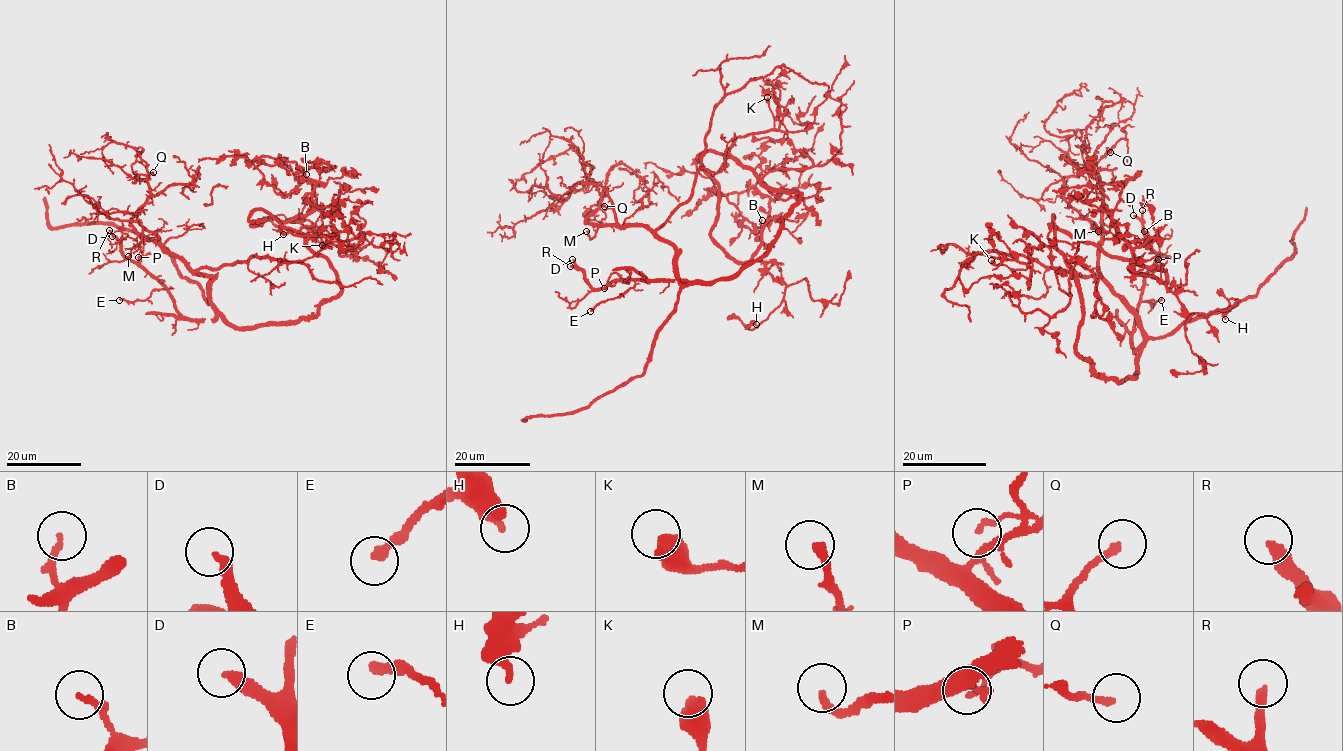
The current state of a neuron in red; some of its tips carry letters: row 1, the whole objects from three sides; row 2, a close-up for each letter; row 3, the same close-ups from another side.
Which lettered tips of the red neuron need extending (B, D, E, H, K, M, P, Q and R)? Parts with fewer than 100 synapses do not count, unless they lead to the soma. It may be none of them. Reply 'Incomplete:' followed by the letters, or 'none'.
Incomplete: D, R

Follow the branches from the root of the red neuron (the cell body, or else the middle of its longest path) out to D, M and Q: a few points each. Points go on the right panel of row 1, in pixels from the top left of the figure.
D: (1075, 346), (1093, 372), (1116, 382), (1137, 371), (1130, 334), (1156, 258), (1133, 215)
M: (1075, 346), (1097, 374), (1117, 382), (1134, 378), (1141, 328), (1101, 275), (1101, 220), (1109, 227), (1098, 231)
Q: (1075, 346), (1097, 374), (1134, 378), (1139, 319), (1098, 265), (1101, 182), (1092, 166), (1110, 152)

